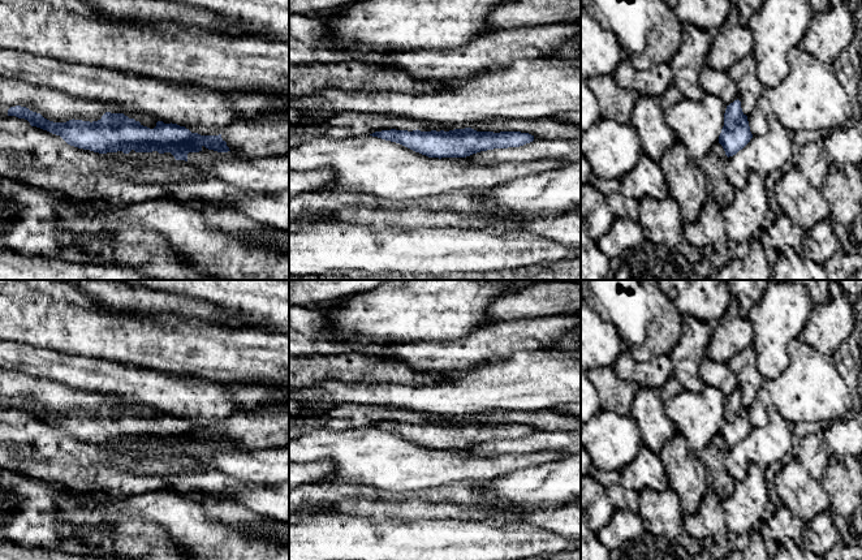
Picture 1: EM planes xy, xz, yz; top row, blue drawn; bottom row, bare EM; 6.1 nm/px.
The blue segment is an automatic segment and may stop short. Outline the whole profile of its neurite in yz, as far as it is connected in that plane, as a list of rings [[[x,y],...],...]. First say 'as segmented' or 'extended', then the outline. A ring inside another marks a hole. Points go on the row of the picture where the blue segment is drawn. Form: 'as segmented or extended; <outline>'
as segmented; [[[737,99],[727,105],[719,143],[729,158],[742,150],[751,138],[753,134],[750,132],[747,116],[742,112],[741,102]]]

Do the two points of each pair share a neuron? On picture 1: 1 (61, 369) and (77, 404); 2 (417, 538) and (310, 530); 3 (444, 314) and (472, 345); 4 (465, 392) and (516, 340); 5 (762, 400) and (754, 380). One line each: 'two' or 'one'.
1: two
2: one
3: two
4: two
5: two

